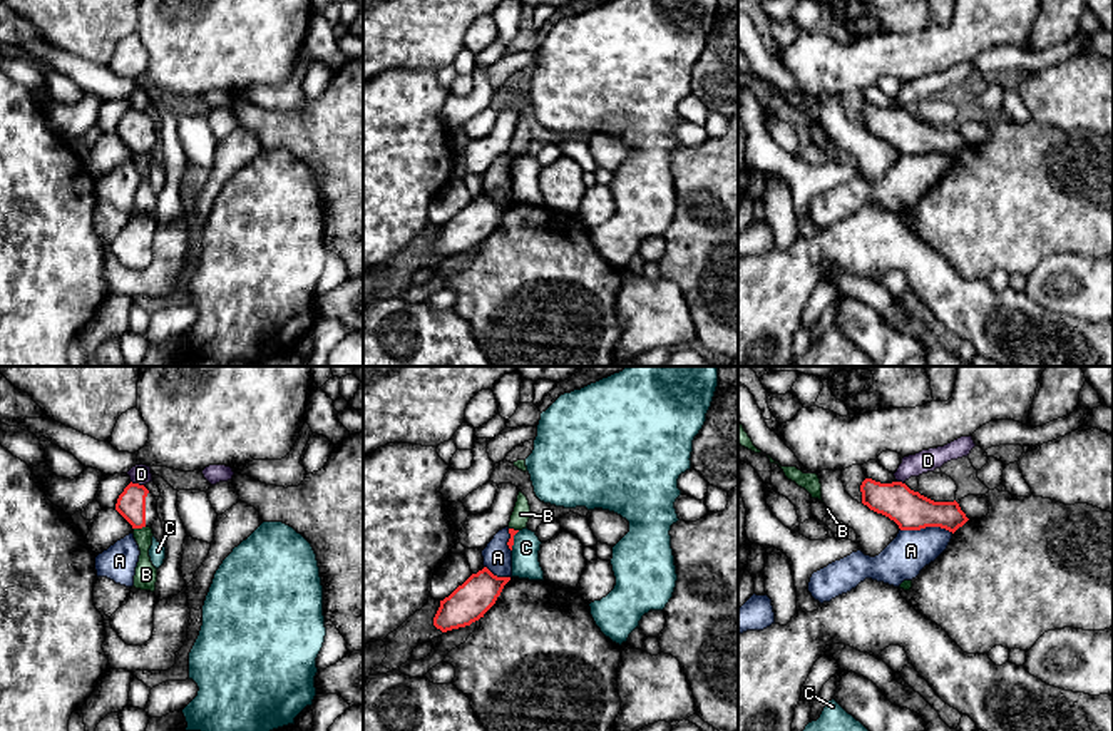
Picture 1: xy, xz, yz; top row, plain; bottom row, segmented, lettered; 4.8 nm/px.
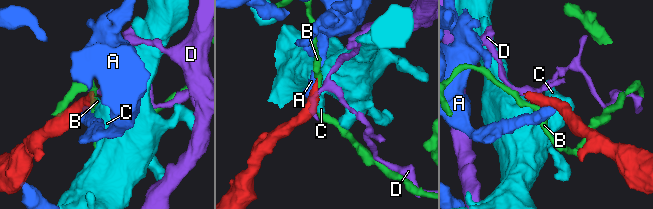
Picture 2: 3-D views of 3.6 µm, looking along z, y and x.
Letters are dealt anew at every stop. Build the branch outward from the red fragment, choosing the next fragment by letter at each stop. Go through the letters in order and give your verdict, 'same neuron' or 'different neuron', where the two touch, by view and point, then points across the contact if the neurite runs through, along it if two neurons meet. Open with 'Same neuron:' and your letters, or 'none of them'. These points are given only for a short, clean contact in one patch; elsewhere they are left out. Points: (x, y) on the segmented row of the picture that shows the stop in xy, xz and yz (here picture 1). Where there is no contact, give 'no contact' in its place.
Same neuron: none of them
A: different neuron; meets red in yz at (928, 526)
B: different neuron; meets red in xy at (139, 527); border along xy (144, 526), (134, 529)
C: different neuron; meets red in xz at (512, 541); border along xz (519, 531), (511, 549)
D: different neuron; meets red in xy at (138, 484); border along xy (131, 480), (143, 485)

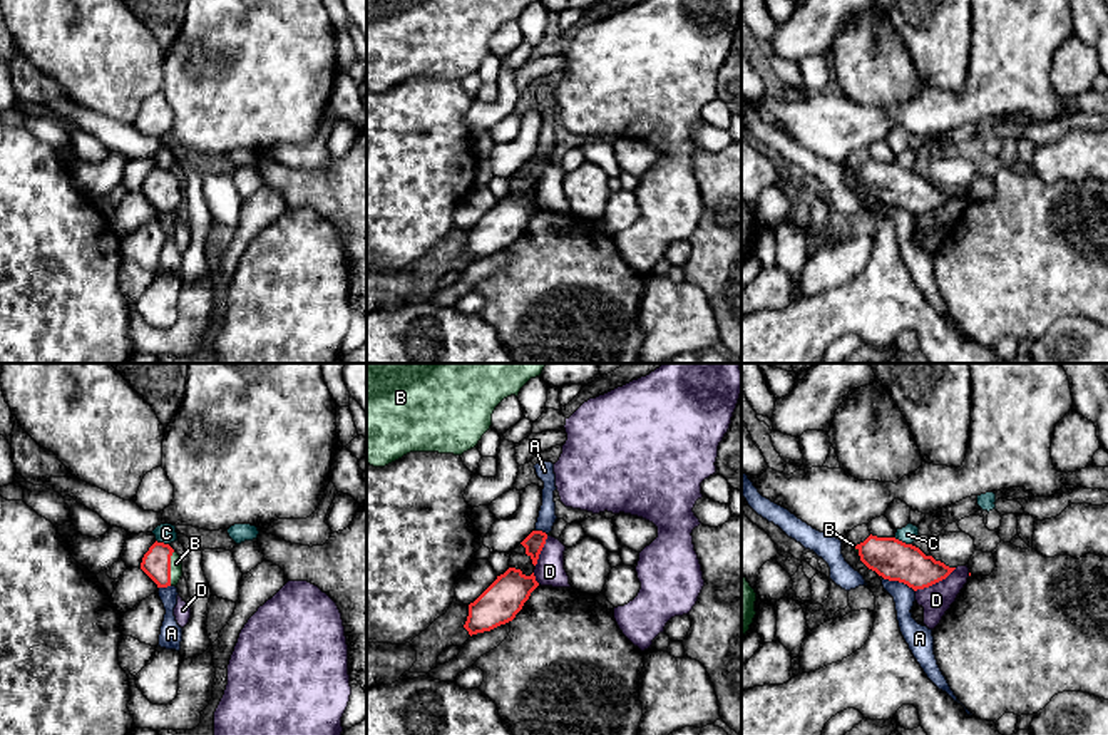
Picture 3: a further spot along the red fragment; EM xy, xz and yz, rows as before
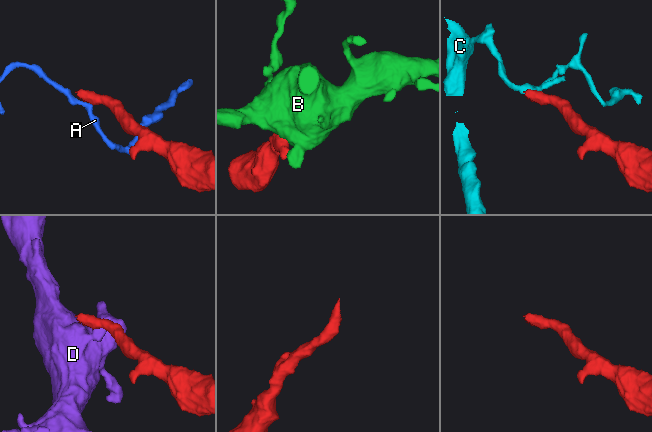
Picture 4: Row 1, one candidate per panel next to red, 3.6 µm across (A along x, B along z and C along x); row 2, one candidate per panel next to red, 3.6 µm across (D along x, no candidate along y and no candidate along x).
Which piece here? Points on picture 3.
Same neuron: B
A: different neuron; meets red in yz at (899, 581); border along yz (884, 578), (902, 581), (914, 591)
B: same neuron; meets red in xy at (169, 568)
C: different neuron; meets red in yz at (901, 541); border along yz (894, 538), (911, 544)
D: different neuron; meets red in yz at (936, 581); border along yz (956, 568), (944, 578), (916, 591)

